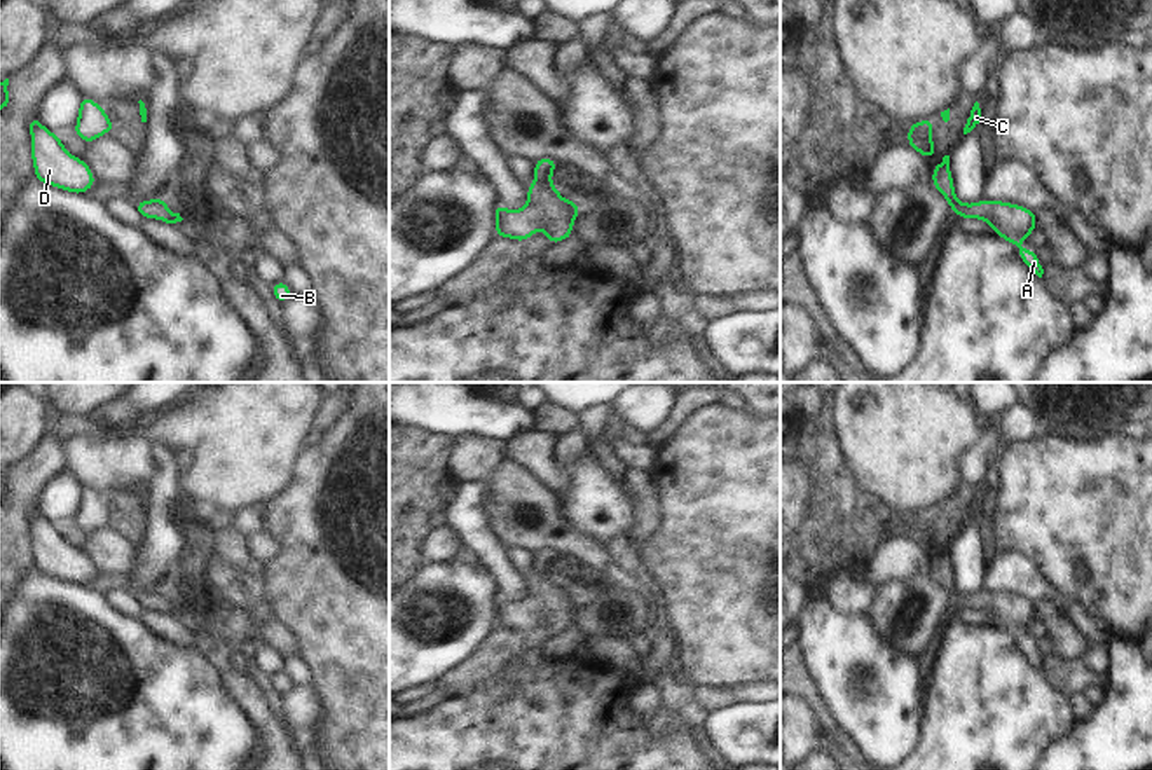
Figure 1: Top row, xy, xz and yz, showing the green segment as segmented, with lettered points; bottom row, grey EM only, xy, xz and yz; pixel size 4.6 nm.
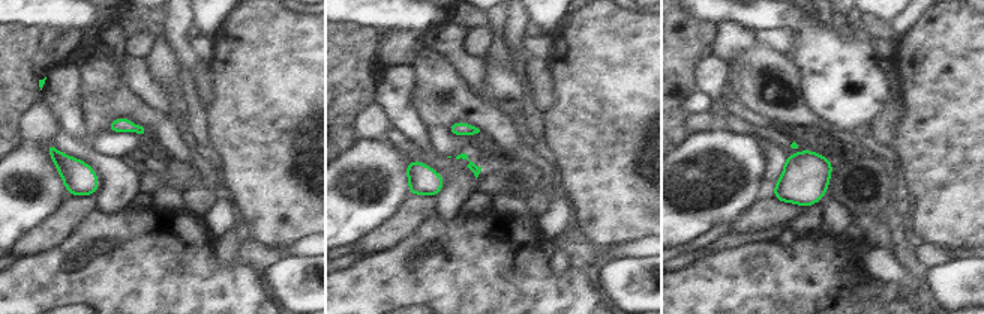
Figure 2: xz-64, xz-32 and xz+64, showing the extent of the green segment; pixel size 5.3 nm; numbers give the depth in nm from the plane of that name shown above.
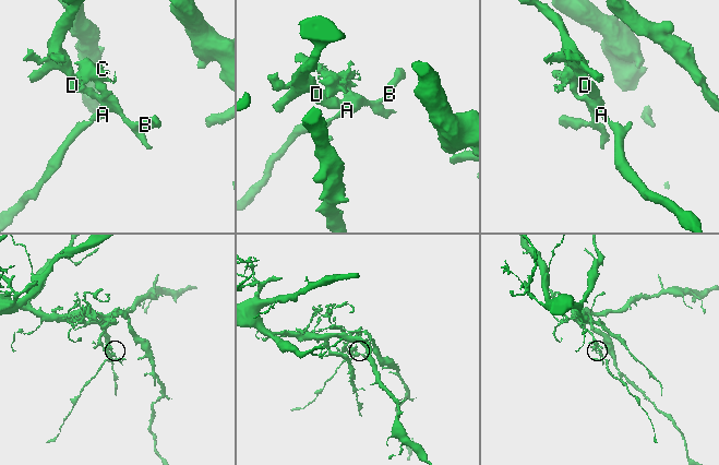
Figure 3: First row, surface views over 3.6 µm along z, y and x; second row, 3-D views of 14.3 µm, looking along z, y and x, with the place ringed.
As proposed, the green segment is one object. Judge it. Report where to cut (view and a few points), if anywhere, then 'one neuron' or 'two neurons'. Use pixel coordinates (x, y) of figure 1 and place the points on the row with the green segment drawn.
no cut | one neuron

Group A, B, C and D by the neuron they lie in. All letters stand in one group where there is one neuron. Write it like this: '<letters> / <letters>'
A B C D

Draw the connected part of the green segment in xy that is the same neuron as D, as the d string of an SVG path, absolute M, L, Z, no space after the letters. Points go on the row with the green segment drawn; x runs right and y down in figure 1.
M37 115L30 119L28 129L35 180L72 194L86 194L98 183L87 162L68 154L61 136L45 129Z

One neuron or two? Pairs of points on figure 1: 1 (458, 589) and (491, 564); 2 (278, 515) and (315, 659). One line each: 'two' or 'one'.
1: two
2: one

